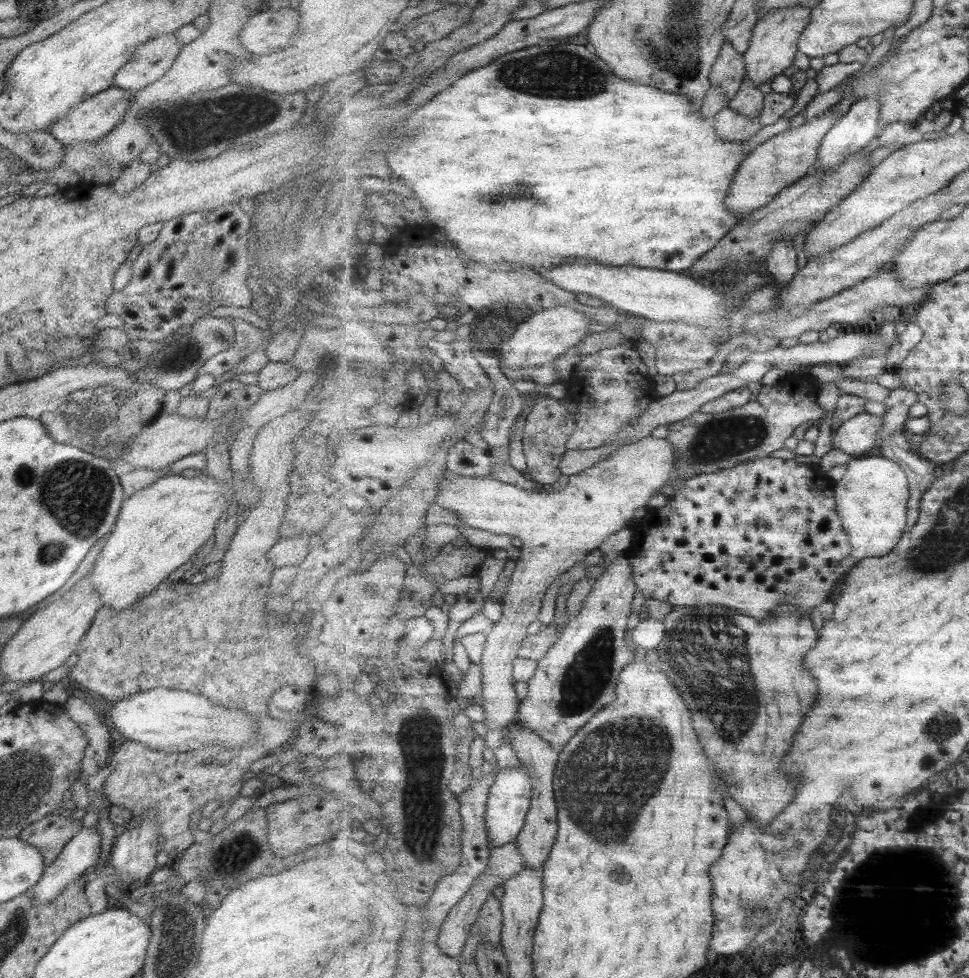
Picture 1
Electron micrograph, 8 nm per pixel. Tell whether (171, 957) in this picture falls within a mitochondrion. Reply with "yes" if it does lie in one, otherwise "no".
yes

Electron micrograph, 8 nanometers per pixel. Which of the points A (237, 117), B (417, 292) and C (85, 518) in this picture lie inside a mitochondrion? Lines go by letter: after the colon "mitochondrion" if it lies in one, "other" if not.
A: mitochondrion
B: other
C: mitochondrion

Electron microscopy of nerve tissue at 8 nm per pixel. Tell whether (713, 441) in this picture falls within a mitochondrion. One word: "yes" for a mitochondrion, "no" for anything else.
yes

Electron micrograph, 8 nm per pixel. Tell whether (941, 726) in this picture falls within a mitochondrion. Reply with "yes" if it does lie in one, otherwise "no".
yes

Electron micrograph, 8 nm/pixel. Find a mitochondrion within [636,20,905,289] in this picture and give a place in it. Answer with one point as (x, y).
(685, 64)

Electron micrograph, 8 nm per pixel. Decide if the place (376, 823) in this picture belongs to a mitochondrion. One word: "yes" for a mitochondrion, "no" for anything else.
no

